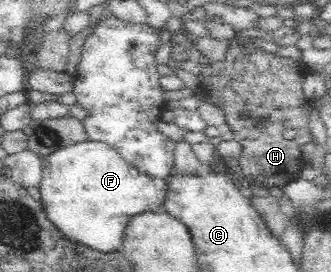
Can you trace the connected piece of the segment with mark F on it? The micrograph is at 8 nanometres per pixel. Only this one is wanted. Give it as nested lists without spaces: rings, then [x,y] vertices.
[[[87,140],[54,151],[43,158],[42,180],[38,186],[47,218],[73,244],[87,246],[99,253],[113,253],[122,248],[127,224],[134,216],[154,211],[163,205],[167,196],[168,180],[140,173],[127,164],[109,144]]]

